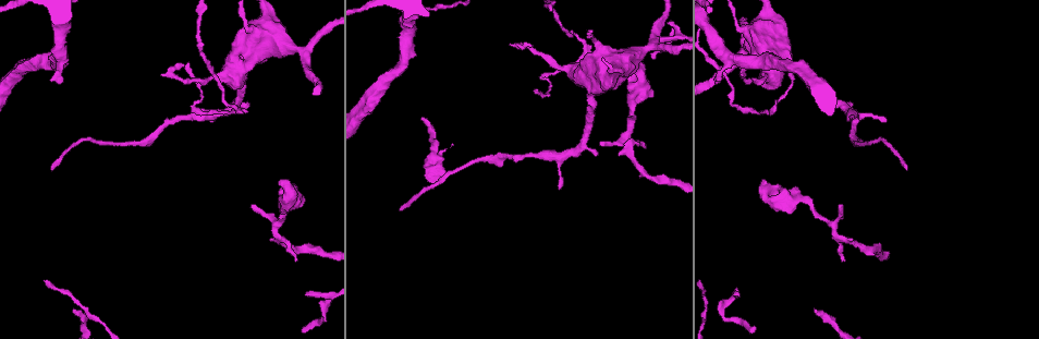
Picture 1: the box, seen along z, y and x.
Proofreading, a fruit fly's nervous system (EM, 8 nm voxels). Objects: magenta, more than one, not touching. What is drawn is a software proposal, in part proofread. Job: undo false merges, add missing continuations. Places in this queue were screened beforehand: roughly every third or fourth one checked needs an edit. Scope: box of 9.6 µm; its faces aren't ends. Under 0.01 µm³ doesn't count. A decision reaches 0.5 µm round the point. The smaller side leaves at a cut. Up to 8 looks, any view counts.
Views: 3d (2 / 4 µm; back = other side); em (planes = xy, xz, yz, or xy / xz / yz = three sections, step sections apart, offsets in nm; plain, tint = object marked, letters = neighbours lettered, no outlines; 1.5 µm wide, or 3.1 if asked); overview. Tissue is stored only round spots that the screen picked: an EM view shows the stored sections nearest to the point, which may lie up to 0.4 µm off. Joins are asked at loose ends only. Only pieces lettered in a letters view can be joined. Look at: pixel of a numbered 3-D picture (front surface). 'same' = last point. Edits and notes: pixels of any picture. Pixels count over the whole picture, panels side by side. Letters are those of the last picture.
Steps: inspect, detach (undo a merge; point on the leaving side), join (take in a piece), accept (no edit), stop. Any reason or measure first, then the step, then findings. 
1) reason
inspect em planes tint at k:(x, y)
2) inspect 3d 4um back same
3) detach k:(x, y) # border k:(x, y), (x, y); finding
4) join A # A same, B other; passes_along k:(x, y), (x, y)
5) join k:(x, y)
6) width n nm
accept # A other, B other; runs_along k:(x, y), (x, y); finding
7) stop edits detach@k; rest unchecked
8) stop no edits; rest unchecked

branch stops here
inspect 3d 4um at 1:(844, 260)

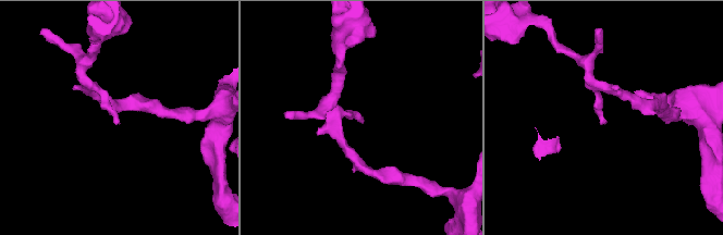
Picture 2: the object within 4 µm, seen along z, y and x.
need the tissue
inspect em xz step 4 letters at 2:(603, 121)

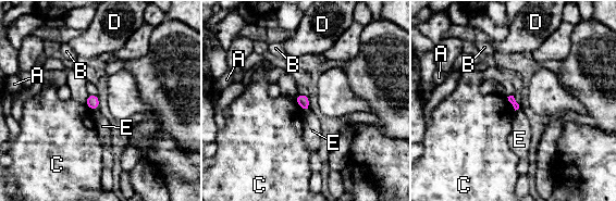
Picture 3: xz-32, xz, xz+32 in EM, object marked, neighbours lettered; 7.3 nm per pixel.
inspect em planes letters same

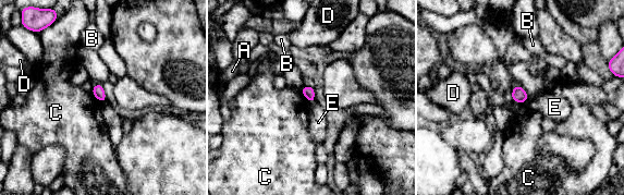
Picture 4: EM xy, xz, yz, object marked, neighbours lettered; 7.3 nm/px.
longest_contact C 130 nm
accept # A other, B other, C other, D other, E other; border 4:(300, 90), (309, 104); none of them fits

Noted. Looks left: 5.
branch stops here
inspect 3d 4um back at 1:(253, 205)

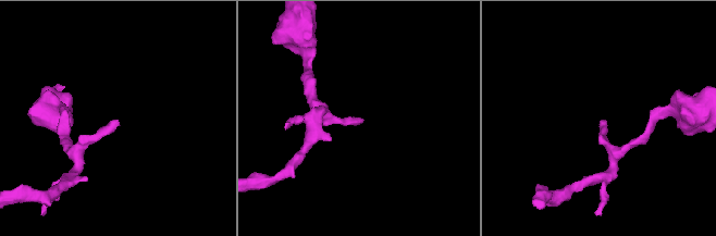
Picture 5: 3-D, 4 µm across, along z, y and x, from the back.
shape alone is not enough
inspect em planes letters at 5:(604, 123)

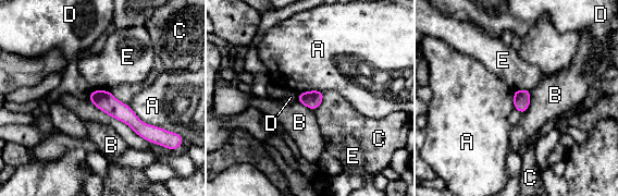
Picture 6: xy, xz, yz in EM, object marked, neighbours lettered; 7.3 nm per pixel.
accept # A other, B other, C other, D other, E other; runs_along 6:(93, 95), (140, 129), (157, 131); none of them fits

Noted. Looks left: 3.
an open end
inspect em xz step 8 letters at 1:(761, 188)

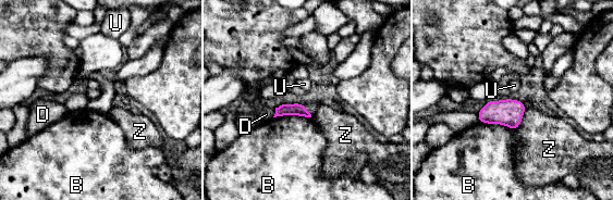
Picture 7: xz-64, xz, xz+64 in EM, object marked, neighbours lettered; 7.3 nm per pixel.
inspect em planes letters same

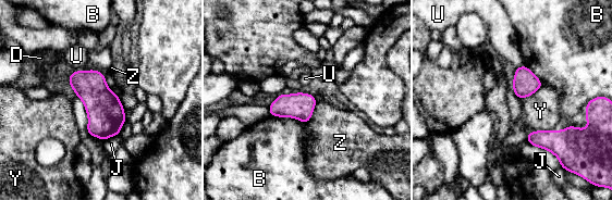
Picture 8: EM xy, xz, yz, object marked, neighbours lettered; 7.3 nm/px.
width 160 nm
accept # B other, D other, J other, U other, Y other, Z other; border 8:(92, 136), (96, 136), (103, 141); no lettered piece goes on from it

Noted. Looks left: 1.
stop no edits; rest unchecked

